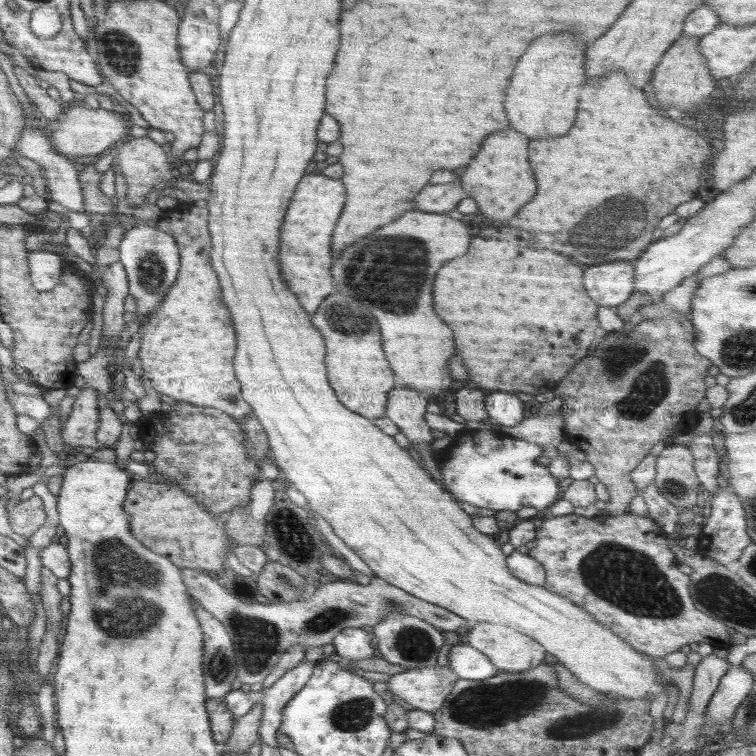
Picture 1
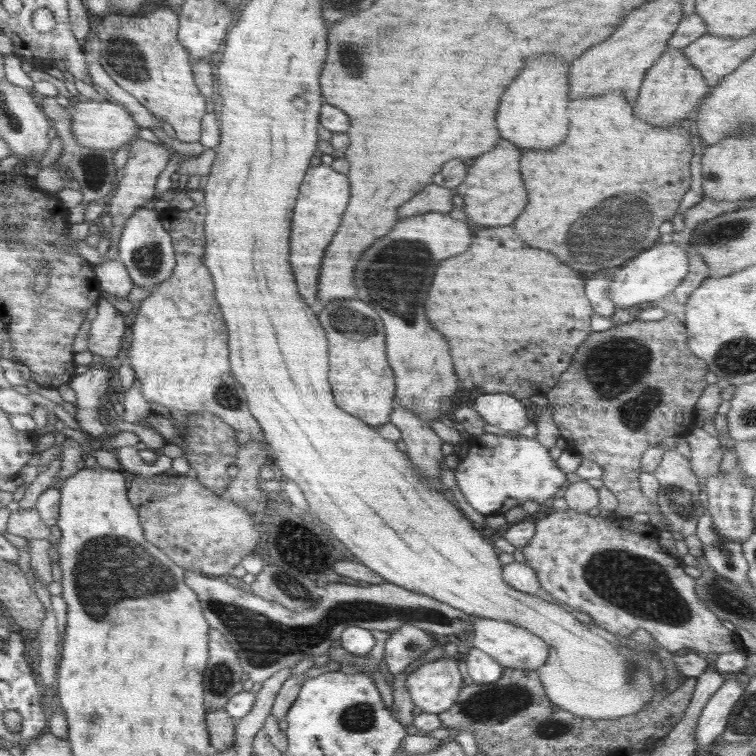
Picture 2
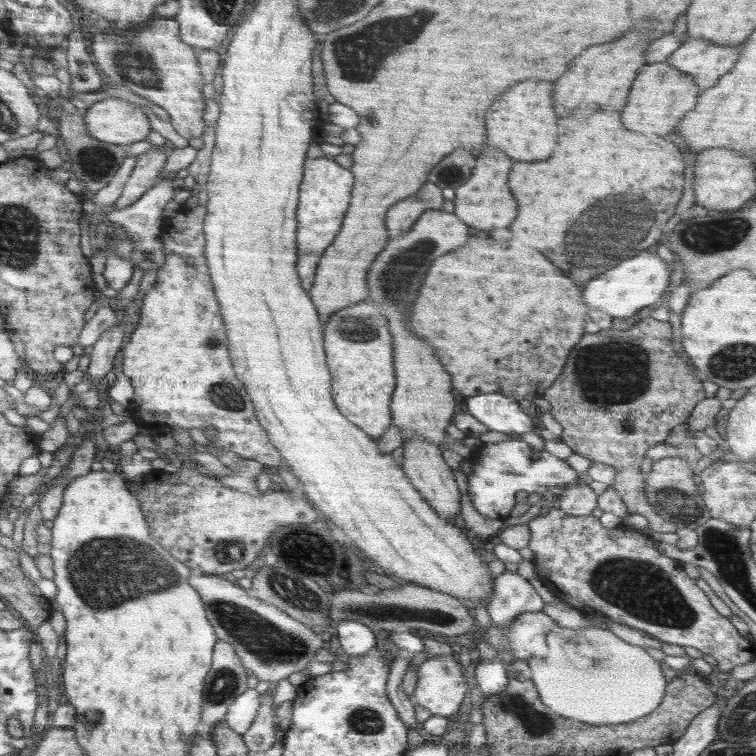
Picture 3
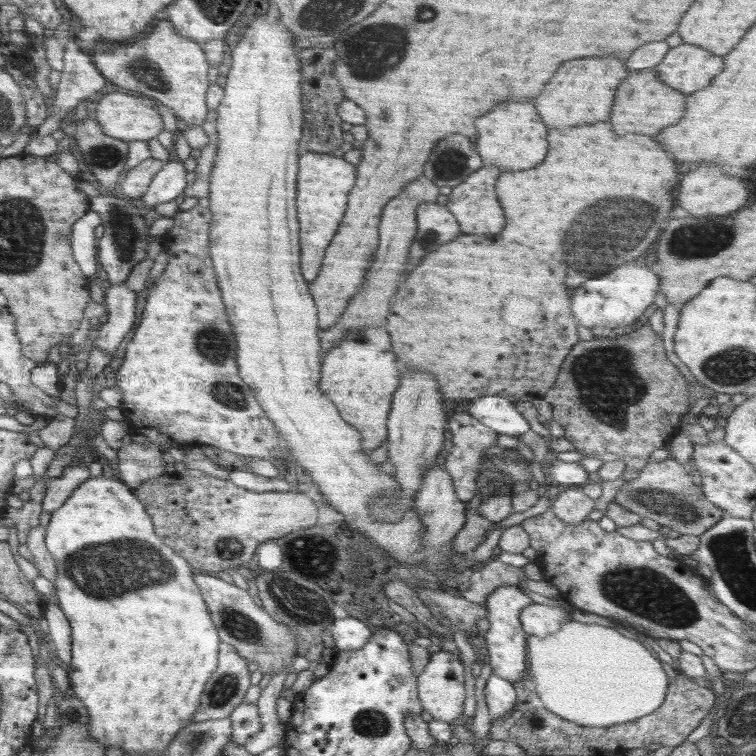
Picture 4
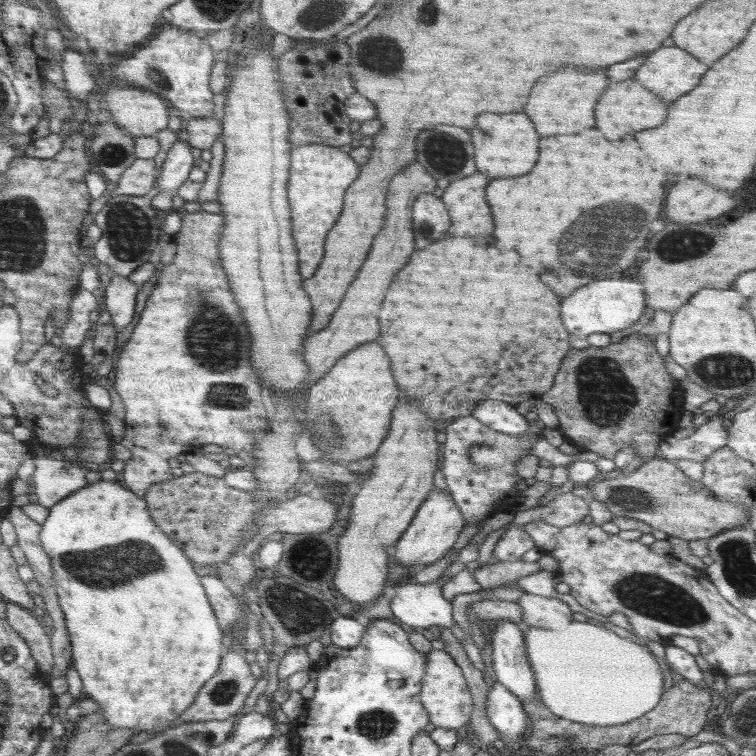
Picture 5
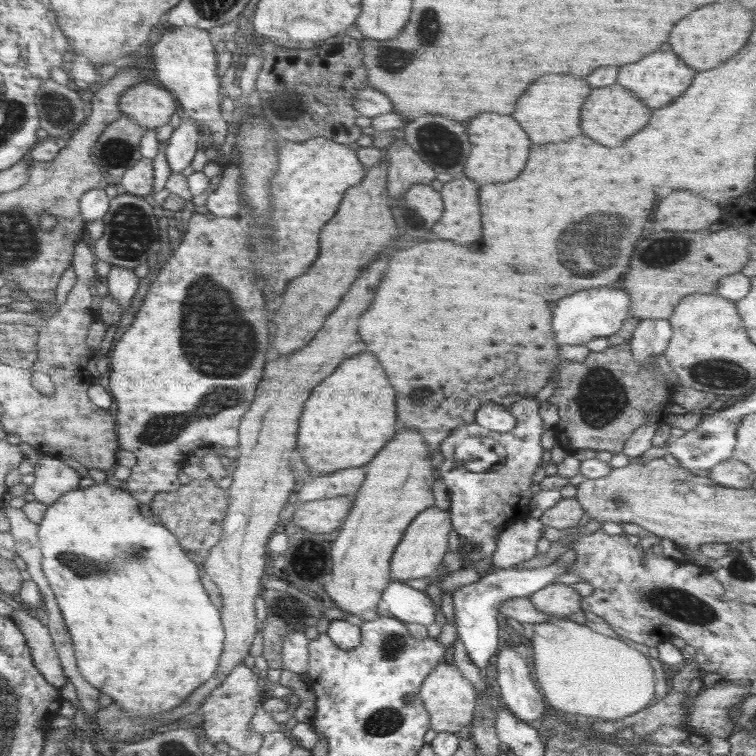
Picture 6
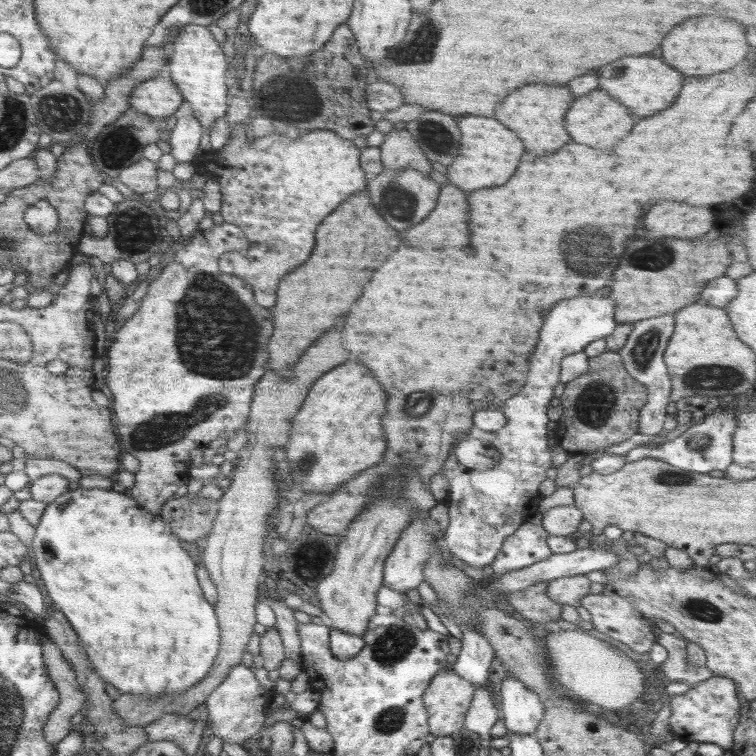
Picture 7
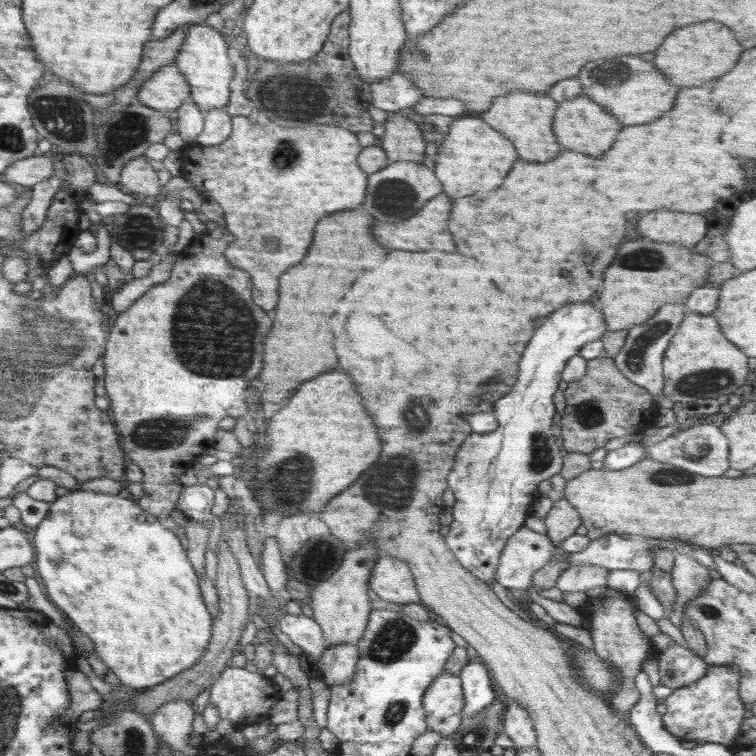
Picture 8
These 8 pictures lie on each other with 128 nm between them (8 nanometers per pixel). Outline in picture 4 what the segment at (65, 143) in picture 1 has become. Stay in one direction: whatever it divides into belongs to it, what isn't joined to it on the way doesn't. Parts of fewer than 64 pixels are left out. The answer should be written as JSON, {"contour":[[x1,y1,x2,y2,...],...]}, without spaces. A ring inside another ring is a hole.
{"contour":[[119,91,107,93,96,100,96,119,102,132,118,140,150,140,158,138,164,123,155,103,137,93,128,95]]}

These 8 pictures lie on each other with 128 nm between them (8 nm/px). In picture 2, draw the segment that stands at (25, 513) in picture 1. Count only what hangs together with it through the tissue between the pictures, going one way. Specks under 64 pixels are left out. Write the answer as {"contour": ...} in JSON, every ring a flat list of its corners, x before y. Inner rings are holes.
{"contour":[[36,507,29,509,19,508,15,512,10,512,7,522,7,532,22,536,22,538,47,538,54,543,54,538,50,534,50,527,40,518]]}

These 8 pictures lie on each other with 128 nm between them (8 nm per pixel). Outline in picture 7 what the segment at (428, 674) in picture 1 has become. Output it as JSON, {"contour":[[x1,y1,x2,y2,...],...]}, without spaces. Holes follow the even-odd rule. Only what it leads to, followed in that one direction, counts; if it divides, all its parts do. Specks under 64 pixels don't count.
{"contour":[[449,667,438,672,424,691,429,731,436,737,448,736,464,727,464,717,474,700,475,688]]}

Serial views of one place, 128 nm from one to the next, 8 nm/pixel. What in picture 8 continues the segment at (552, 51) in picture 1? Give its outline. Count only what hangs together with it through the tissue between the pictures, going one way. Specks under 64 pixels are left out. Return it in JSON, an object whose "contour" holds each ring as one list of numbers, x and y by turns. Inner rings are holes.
{"contour":[[466,114,456,118,451,122,448,136,443,141,434,160,434,174,450,198,462,198,474,192,498,188,508,176,512,164,518,160,512,142,504,134,490,128,482,117]]}

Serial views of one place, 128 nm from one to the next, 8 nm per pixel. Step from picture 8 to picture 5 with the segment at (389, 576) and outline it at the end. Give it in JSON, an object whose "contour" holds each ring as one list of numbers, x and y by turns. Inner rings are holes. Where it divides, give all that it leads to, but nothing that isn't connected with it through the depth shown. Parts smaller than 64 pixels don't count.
{"contour":[[433,486,426,500,416,511,414,518,396,541,396,554,393,556,402,566,409,568,409,576,414,576,425,566,435,563,450,551,464,528,465,520,461,508,454,502,453,496]]}

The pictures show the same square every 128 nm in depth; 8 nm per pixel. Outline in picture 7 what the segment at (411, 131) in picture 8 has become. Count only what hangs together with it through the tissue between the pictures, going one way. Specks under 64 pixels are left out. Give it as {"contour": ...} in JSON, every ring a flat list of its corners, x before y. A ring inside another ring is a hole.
{"contour":[[408,129,394,130,385,134,379,146,384,170,398,173,404,169,414,169,429,176,433,166,420,150]]}

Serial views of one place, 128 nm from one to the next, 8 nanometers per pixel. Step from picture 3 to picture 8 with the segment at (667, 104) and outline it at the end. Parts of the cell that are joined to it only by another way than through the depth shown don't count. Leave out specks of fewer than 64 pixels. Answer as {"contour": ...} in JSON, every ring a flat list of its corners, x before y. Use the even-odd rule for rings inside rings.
{"contour":[[578,96,574,100,559,103,557,108,552,128,562,146,566,146,568,150,586,152,592,158,598,158,600,152,612,148,622,124,614,116,610,116,610,112,606,112,605,108,600,108,600,104,594,104,588,96]]}

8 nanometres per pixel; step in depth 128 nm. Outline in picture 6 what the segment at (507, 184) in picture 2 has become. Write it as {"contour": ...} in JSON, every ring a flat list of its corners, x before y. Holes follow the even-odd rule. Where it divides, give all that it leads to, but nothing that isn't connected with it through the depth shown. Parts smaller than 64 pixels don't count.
{"contour":[[468,178,452,180,444,184,440,195,444,216,432,227,430,234,460,244,478,240,482,236,478,184]]}

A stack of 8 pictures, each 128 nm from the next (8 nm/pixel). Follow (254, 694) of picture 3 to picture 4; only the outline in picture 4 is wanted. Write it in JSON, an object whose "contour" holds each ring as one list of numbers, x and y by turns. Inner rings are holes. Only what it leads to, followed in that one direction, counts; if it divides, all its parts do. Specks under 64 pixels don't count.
{"contour":[[244,701,236,706,236,710,228,718,231,722,230,741,240,746,244,746,248,738,259,732,262,727,258,707]]}

